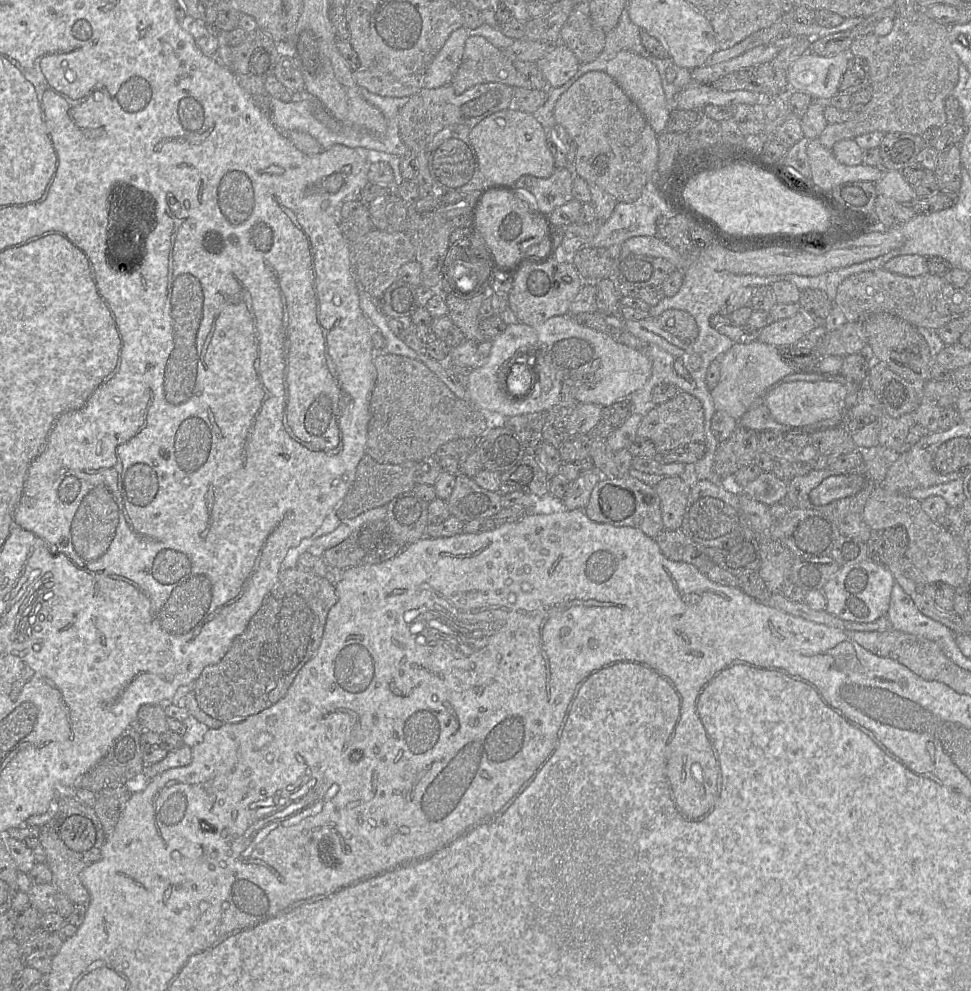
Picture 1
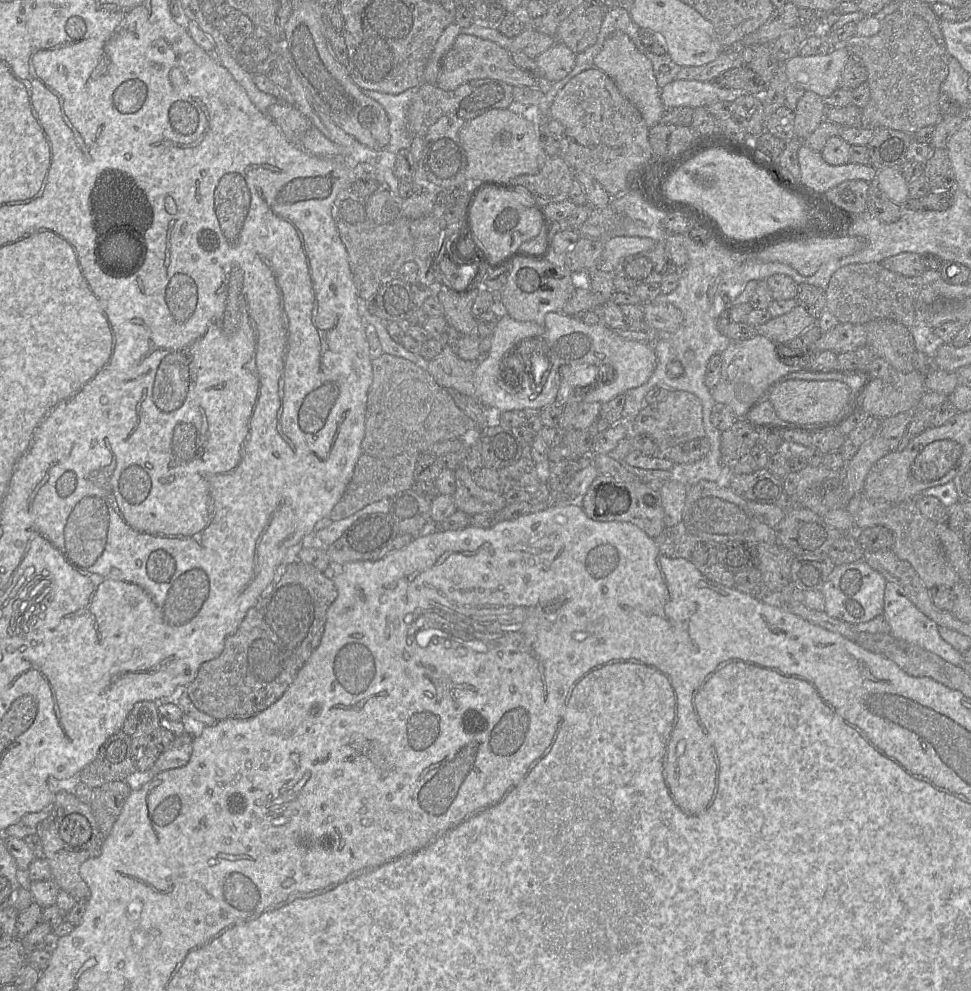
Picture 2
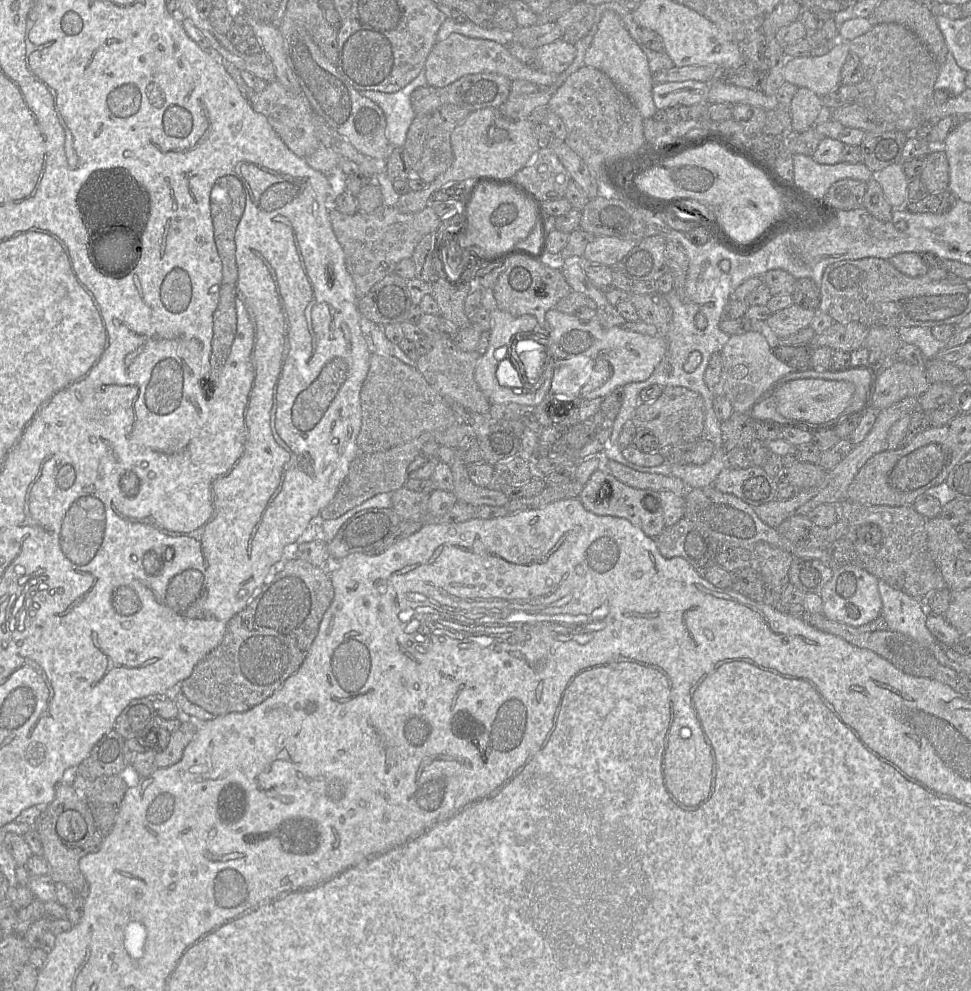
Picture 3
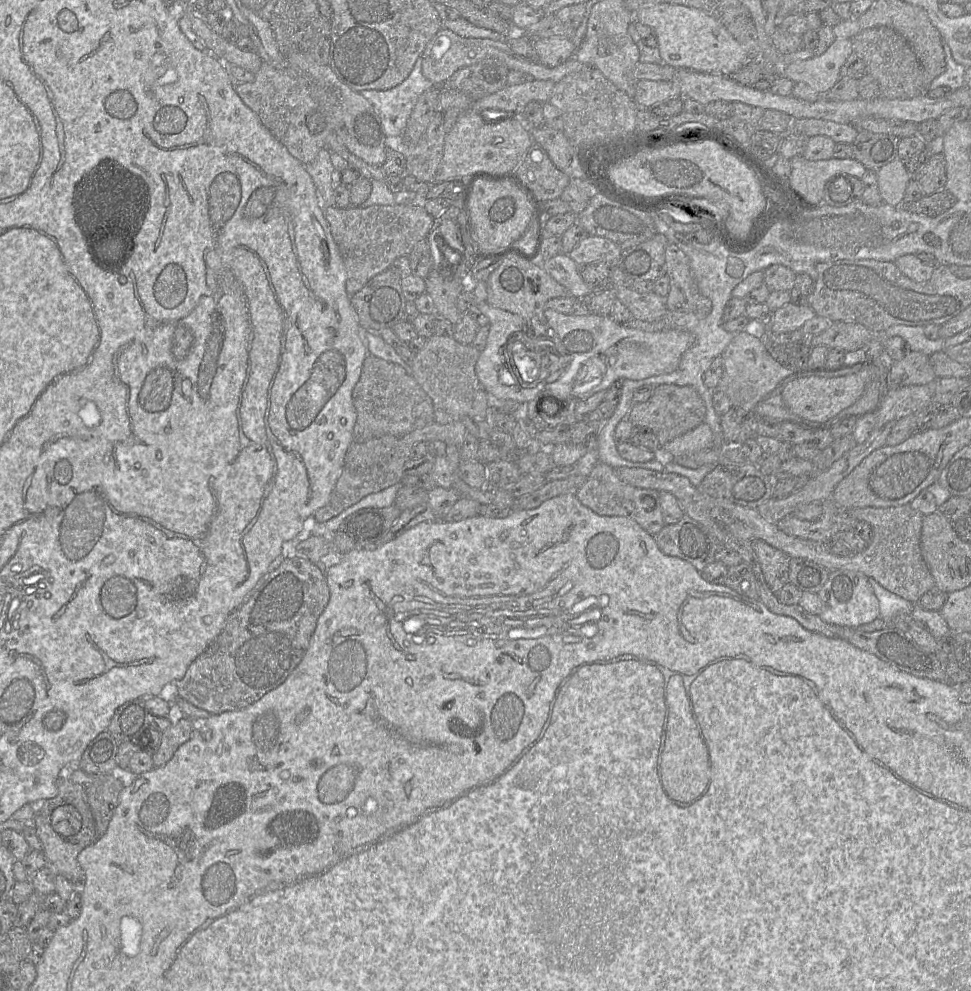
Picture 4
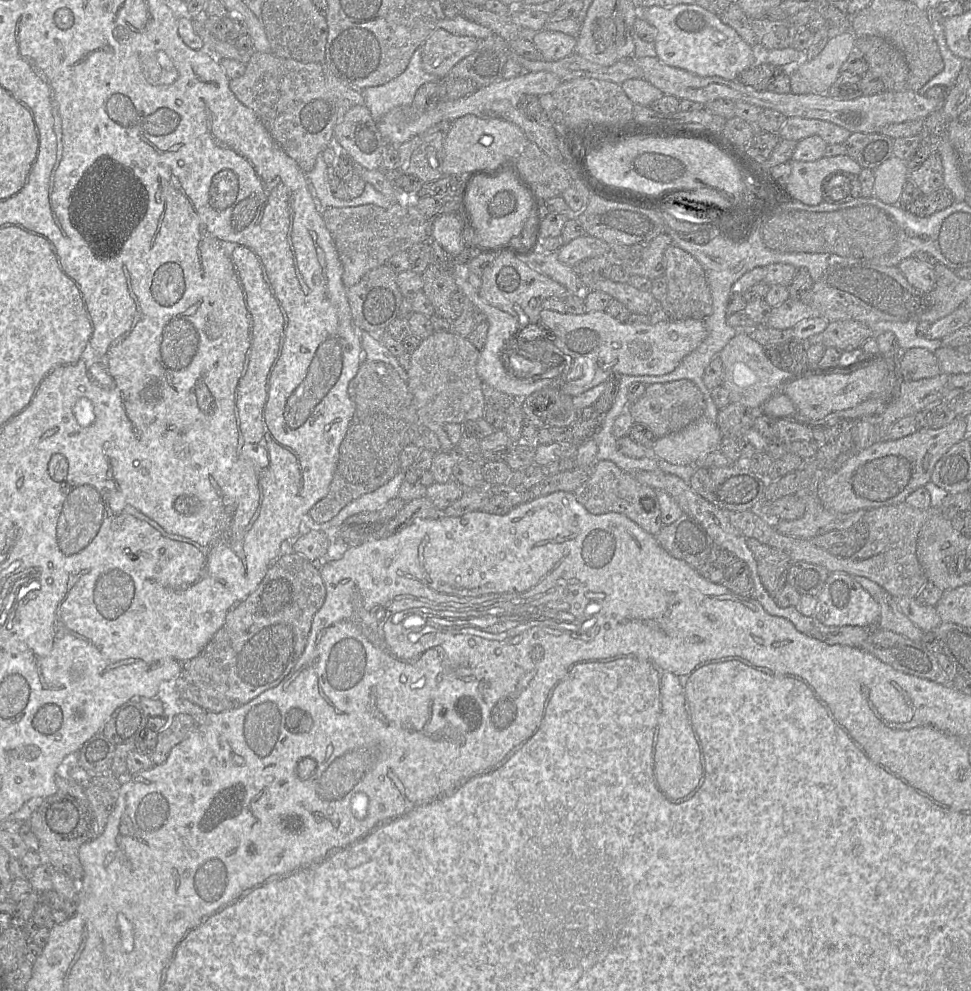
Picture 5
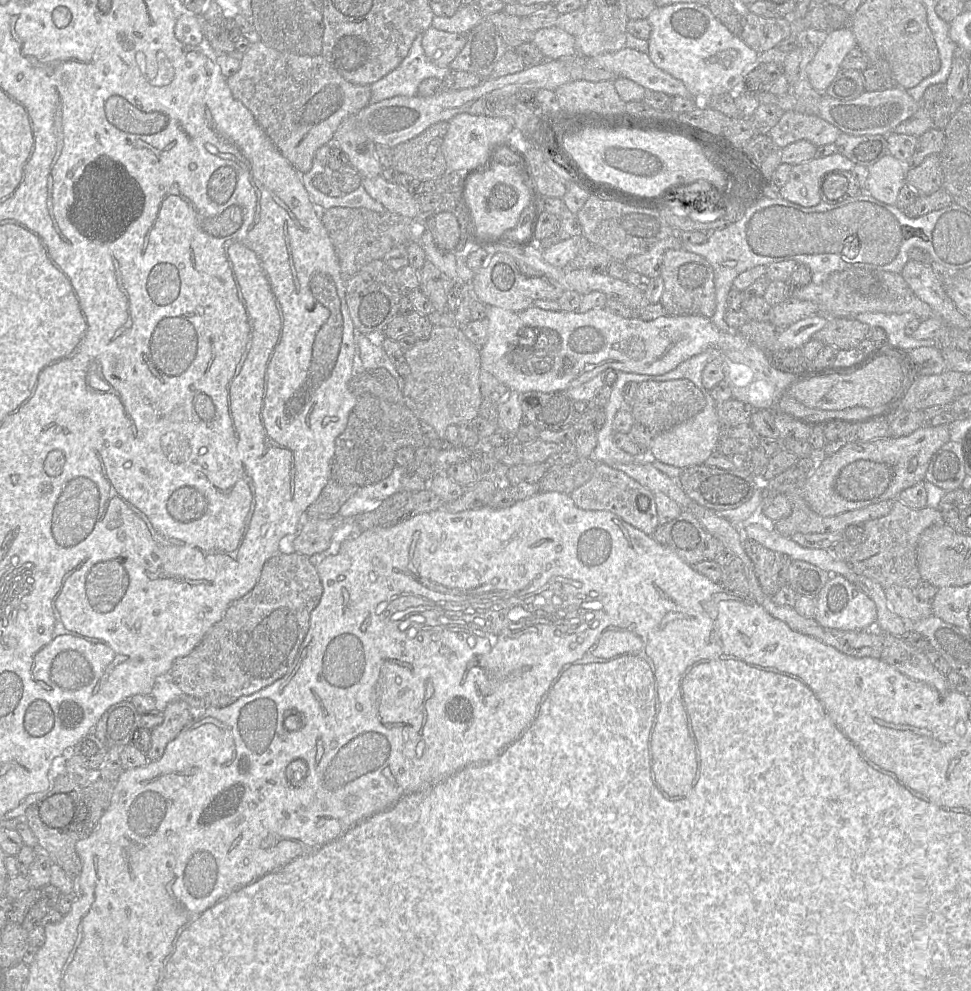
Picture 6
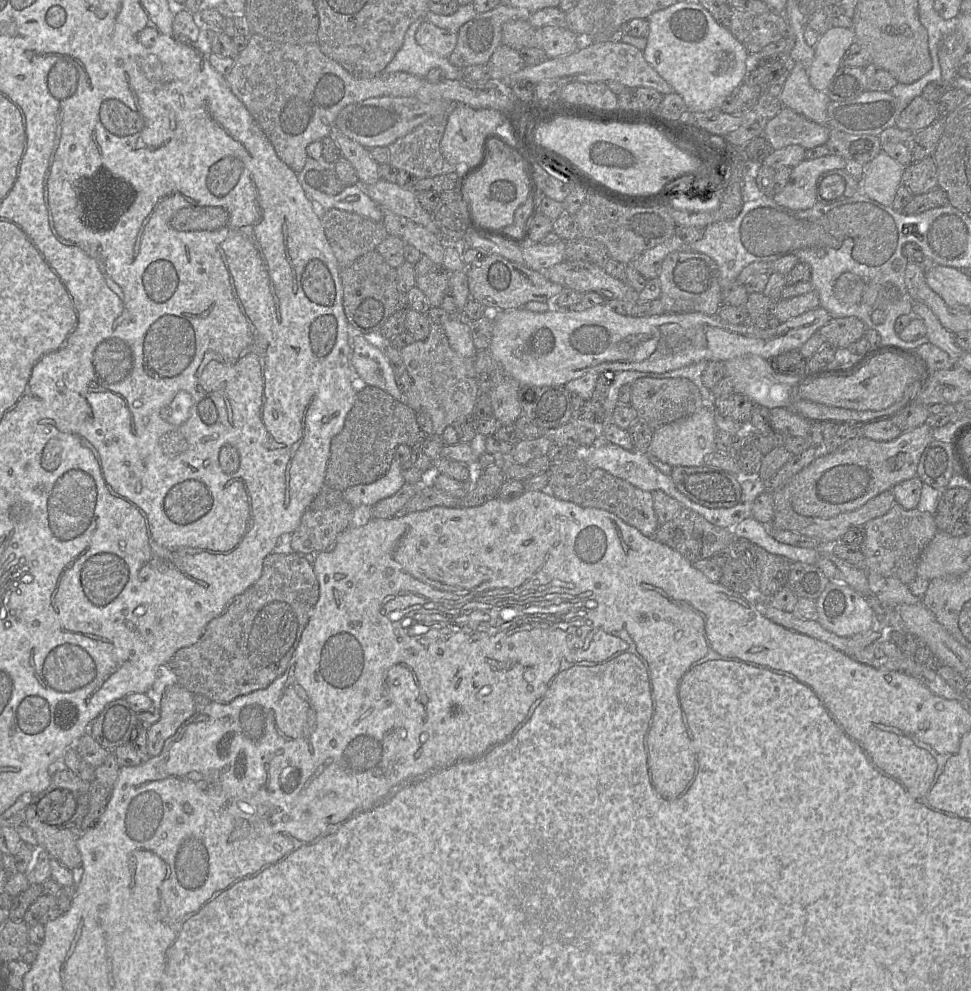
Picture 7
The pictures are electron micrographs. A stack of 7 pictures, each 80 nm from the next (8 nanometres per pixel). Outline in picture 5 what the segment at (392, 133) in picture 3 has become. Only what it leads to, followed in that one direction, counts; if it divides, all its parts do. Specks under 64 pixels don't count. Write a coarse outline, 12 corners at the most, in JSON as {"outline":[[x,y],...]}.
{"outline":[[423,45],[405,71],[361,90],[378,122],[397,106],[411,106],[420,86],[440,78],[422,67]]}

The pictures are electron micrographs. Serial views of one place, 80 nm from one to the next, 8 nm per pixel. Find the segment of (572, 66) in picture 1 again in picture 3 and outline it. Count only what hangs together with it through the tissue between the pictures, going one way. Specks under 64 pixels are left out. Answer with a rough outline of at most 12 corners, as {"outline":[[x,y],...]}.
{"outline":[[558,39],[536,49],[538,68],[561,74],[576,46]]}

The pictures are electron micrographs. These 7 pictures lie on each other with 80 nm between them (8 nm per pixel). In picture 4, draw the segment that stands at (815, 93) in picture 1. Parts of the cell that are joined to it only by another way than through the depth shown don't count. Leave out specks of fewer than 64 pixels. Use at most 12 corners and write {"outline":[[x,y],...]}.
{"outline":[[836,39],[820,56],[784,66],[784,76],[825,95],[853,53]]}

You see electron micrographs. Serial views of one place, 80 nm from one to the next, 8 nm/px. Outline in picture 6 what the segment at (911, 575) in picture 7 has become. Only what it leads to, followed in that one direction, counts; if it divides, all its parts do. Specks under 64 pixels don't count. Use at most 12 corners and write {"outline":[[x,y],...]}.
{"outline":[[895,499],[848,563],[883,588],[922,581],[918,540],[938,508]]}

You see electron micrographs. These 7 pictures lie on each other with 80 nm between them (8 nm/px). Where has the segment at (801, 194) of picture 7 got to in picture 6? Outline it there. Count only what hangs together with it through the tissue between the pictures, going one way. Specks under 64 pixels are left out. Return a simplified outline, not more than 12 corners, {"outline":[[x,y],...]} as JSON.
{"outline":[[838,152],[793,165],[778,194],[803,207],[822,201],[821,178],[855,165]]}

